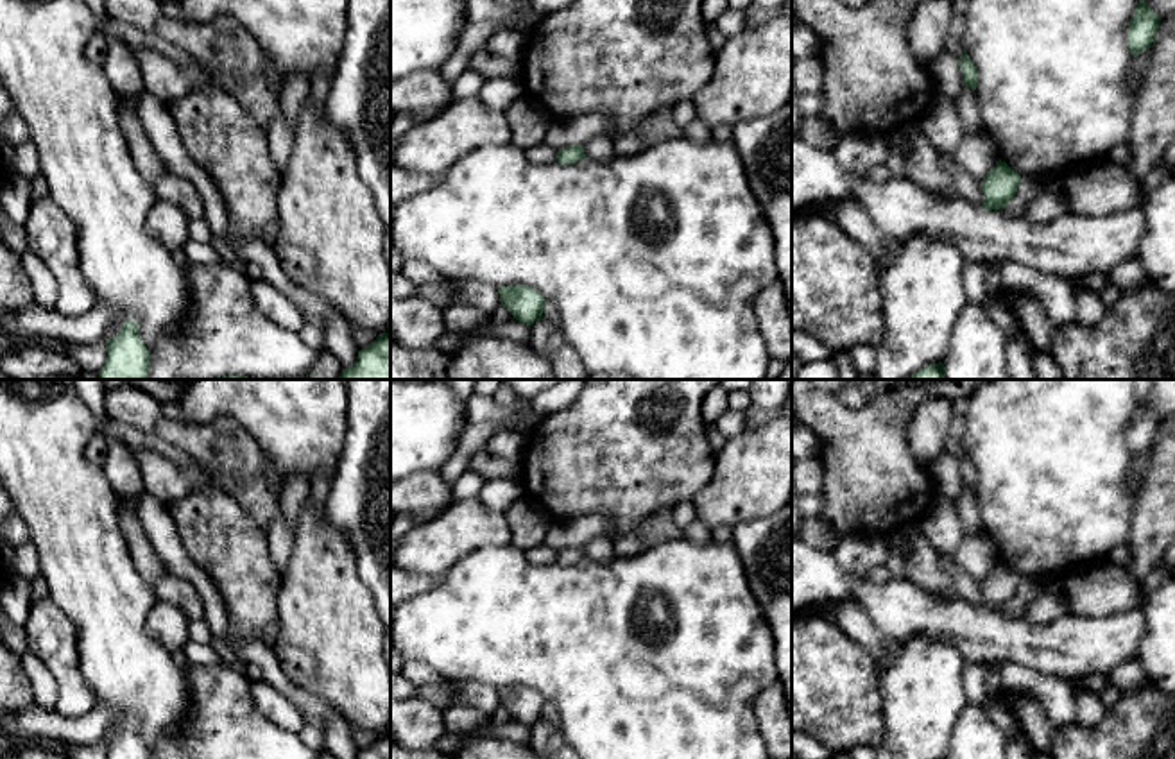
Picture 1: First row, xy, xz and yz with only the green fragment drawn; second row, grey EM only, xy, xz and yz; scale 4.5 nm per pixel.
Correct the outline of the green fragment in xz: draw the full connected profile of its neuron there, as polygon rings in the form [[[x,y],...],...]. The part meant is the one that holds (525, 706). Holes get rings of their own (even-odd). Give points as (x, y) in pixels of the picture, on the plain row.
[[[507,686],[500,687],[500,704],[510,712],[510,716],[532,727],[543,718],[543,709],[546,705],[545,698],[527,686]]]

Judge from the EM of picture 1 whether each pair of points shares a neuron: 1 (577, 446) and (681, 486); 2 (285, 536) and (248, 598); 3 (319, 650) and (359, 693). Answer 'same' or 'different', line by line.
1: same
2: different
3: same

